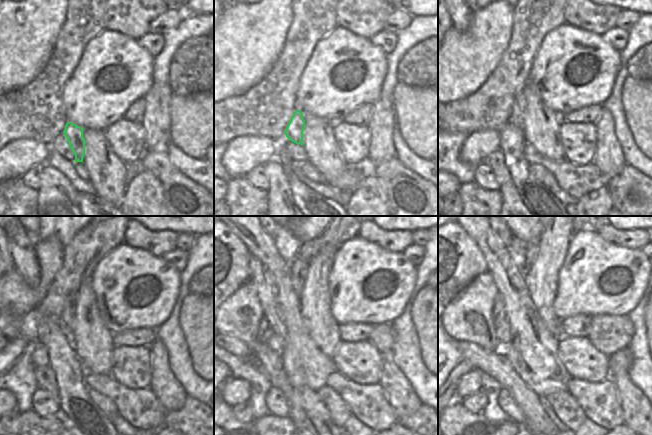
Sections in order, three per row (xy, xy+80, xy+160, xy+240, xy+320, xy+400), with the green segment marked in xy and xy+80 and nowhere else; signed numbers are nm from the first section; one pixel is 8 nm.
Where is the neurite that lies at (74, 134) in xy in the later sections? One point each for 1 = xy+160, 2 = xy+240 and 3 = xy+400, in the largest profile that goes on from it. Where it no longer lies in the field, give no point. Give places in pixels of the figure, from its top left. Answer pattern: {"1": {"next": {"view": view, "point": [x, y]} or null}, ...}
{"1": {"next": {"view": "xy+160", "point": [517, 115]}}, "2": {"next": {"view": "xy+240", "point": [68, 314]}}, "3": {"next": {"view": "xy+400", "point": [531, 248]}}}

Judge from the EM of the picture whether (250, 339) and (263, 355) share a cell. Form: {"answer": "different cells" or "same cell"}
{"answer": "same cell"}

